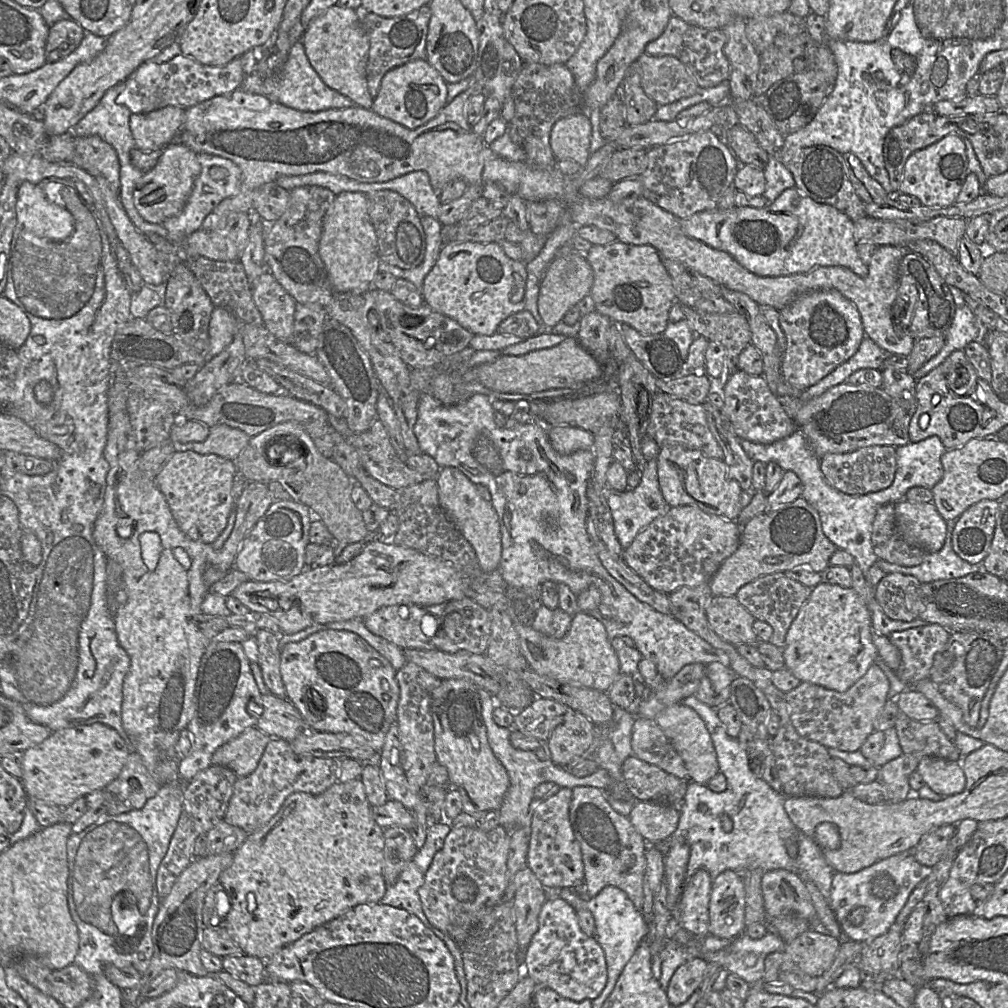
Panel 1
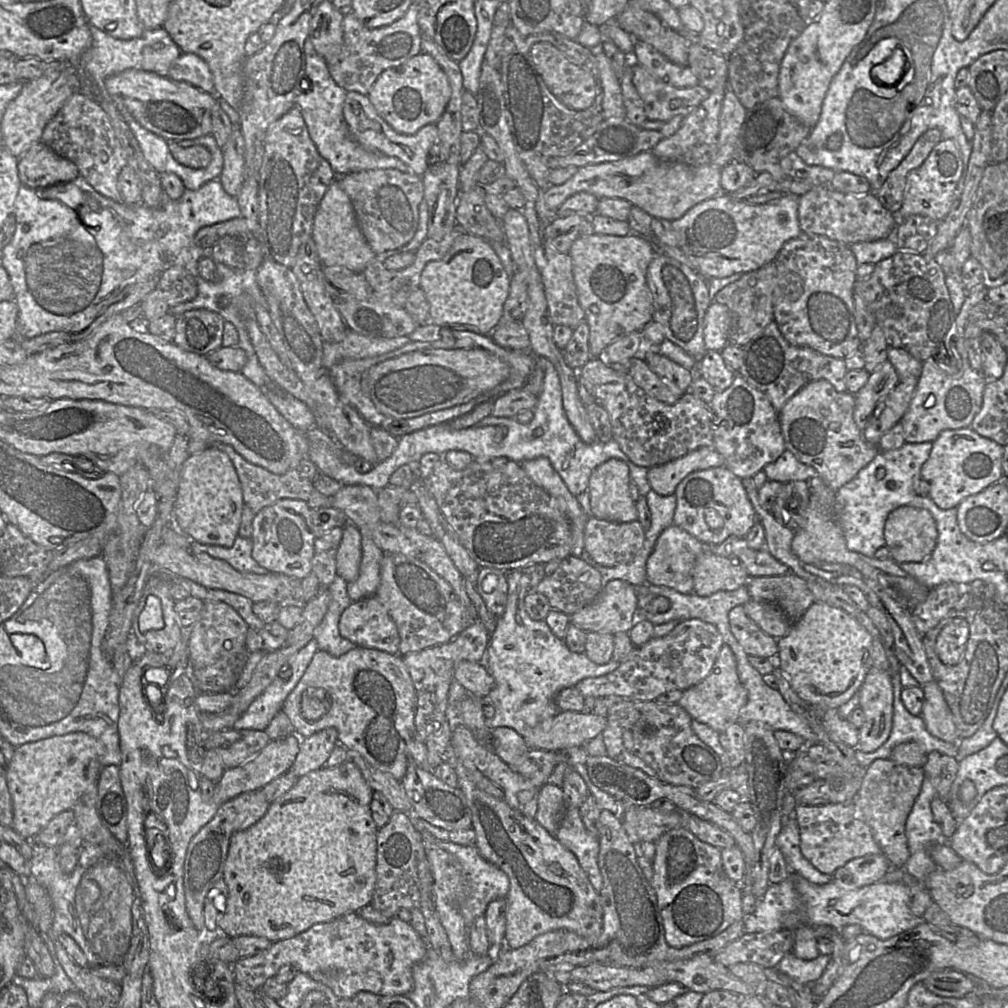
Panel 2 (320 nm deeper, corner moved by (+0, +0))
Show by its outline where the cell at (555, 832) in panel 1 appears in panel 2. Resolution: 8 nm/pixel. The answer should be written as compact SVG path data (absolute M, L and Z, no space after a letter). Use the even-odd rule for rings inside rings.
M567 806L555 838L574 853L592 886L599 893L603 885L598 866L599 840L585 828L579 808Z

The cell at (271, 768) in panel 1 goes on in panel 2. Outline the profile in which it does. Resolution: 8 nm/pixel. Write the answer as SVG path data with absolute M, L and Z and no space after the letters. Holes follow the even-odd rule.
M327 728L301 739L299 752L288 771L300 778L309 772L325 767L326 761L338 744L337 738L337 730Z

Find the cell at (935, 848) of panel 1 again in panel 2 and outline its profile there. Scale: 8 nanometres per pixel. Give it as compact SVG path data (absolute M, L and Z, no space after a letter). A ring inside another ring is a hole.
M875 759L866 767L861 786L852 801L857 815L870 827L891 866L903 868L909 858L906 820L924 776L922 767L901 765L891 759Z

